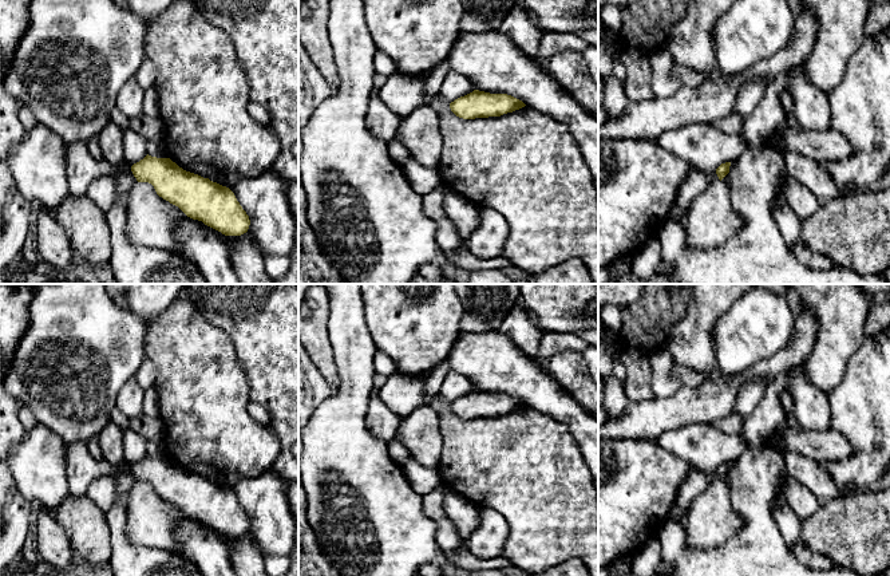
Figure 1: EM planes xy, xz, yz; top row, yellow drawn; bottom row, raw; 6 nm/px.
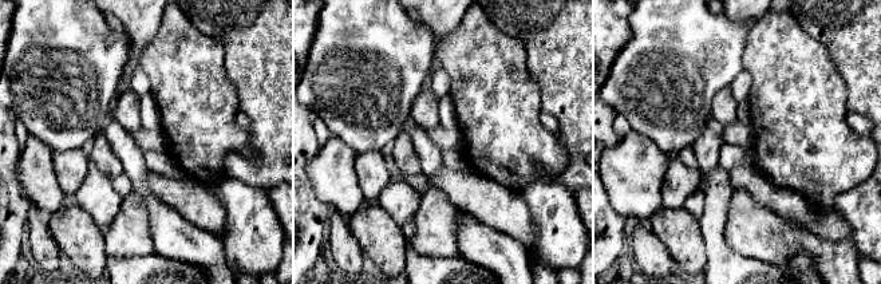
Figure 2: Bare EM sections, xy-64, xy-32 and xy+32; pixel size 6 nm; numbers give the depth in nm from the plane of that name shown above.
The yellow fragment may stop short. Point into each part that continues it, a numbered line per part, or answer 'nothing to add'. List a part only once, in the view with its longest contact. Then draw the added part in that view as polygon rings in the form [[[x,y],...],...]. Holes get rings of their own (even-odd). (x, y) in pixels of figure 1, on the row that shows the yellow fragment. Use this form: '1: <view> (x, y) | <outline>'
nothing to add

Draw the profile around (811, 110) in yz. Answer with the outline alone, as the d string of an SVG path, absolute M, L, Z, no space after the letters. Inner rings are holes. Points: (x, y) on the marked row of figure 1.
M803 63L788 79L786 88L792 95L796 125L816 133L831 129L831 107L827 94L808 82Z

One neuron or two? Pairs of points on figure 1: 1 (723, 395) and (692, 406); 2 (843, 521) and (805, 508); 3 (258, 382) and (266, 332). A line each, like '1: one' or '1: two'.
1: one
2: two
3: one

